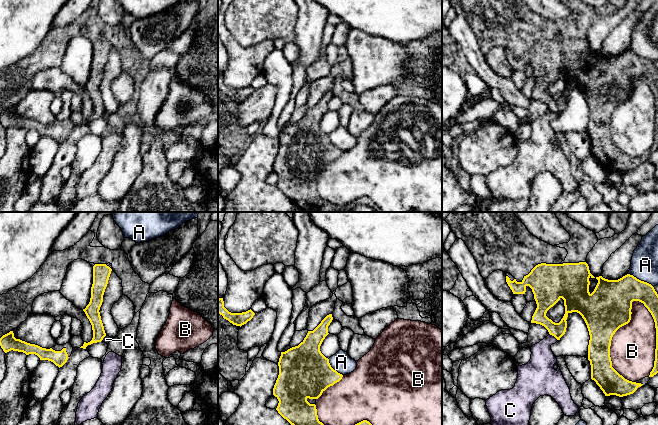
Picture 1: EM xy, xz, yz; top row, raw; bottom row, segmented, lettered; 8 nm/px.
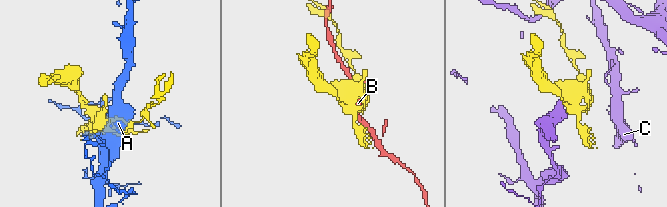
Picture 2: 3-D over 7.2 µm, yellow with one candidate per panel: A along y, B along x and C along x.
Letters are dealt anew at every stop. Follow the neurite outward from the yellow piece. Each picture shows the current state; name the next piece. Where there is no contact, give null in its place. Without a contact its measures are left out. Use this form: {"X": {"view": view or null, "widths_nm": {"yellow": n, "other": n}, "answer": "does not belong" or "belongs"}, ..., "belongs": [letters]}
{"A": {"view": "yz", "widths_nm": {"yellow": 280, "other": 220}, "answer": "does not belong"}, "B": {"view": "yz", "widths_nm": {"yellow": 360, "other": 360}, "answer": "does not belong"}, "C": {"view": "yz", "widths_nm": {"yellow": 120, "other": 200}, "answer": "does not belong"}, "belongs": []}

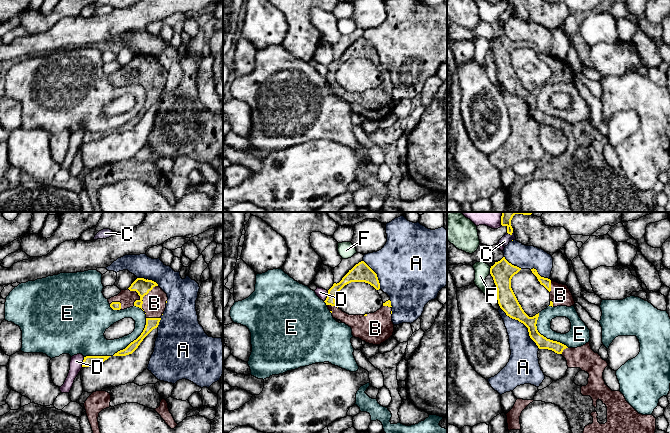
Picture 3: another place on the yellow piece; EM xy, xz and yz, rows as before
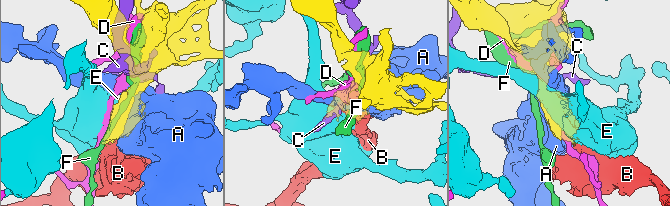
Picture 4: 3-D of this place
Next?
{"A": {"view": "yz", "widths_nm": {"yellow": 150, "other": 220}, "answer": "does not belong"}, "B": {"view": "xy", "widths_nm": {"yellow": 130, "other": 190}, "answer": "belongs"}, "C": {"view": "yz", "widths_nm": {"yellow": 50, "other": 80}, "answer": "does not belong"}, "D": {"view": "xy", "widths_nm": {"yellow": 90, "other": 100}, "answer": "does not belong"}, "E": {"view": "yz", "widths_nm": {"yellow": 100, "other": 150}, "answer": "does not belong"}, "F": {"view": "yz", "widths_nm": {"yellow": 180, "other": 120}, "answer": "does not belong"}, "belongs": ["B"]}

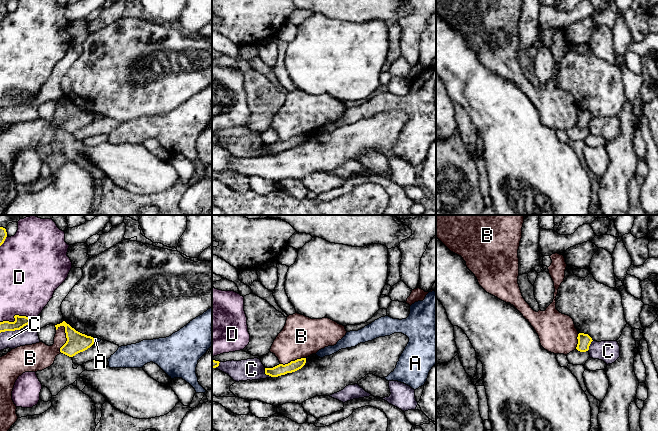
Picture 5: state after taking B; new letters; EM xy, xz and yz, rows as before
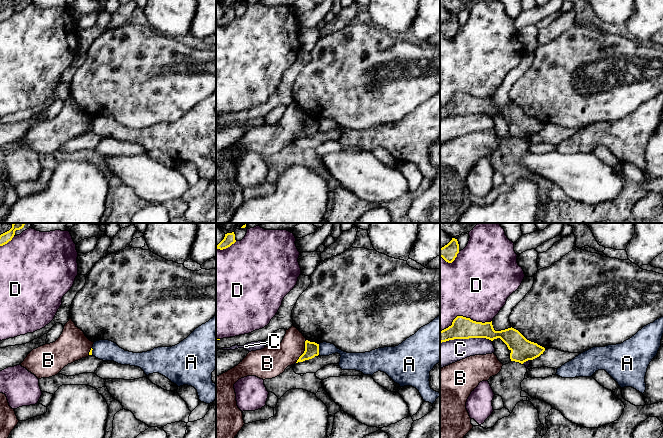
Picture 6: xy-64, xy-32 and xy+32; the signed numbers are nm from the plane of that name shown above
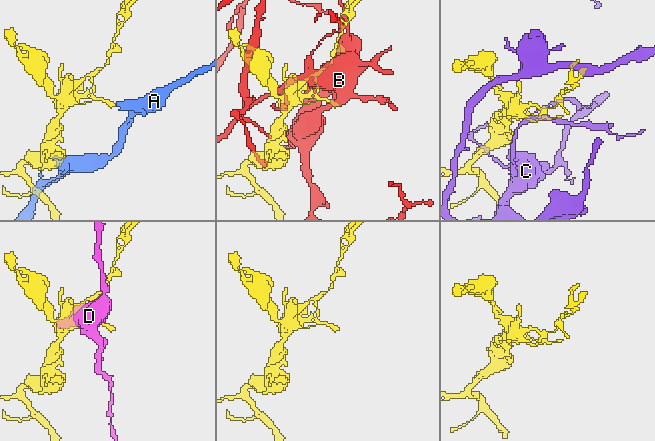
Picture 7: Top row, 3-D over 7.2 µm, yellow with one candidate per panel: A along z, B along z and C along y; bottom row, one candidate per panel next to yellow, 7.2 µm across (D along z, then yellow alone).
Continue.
{"A": {"view": "xy", "widths_nm": {"yellow": 160, "other": 30}, "answer": "does not belong"}, "B": {"view": "xy", "widths_nm": {"yellow": 160, "other": 200}, "answer": "does not belong"}, "C": {"view": "xy", "widths_nm": {"yellow": 100, "other": 140}, "answer": "does not belong"}, "D": {"view": "xy", "widths_nm": {"yellow": 100, "other": 440}, "answer": "does not belong"}, "belongs": []}

